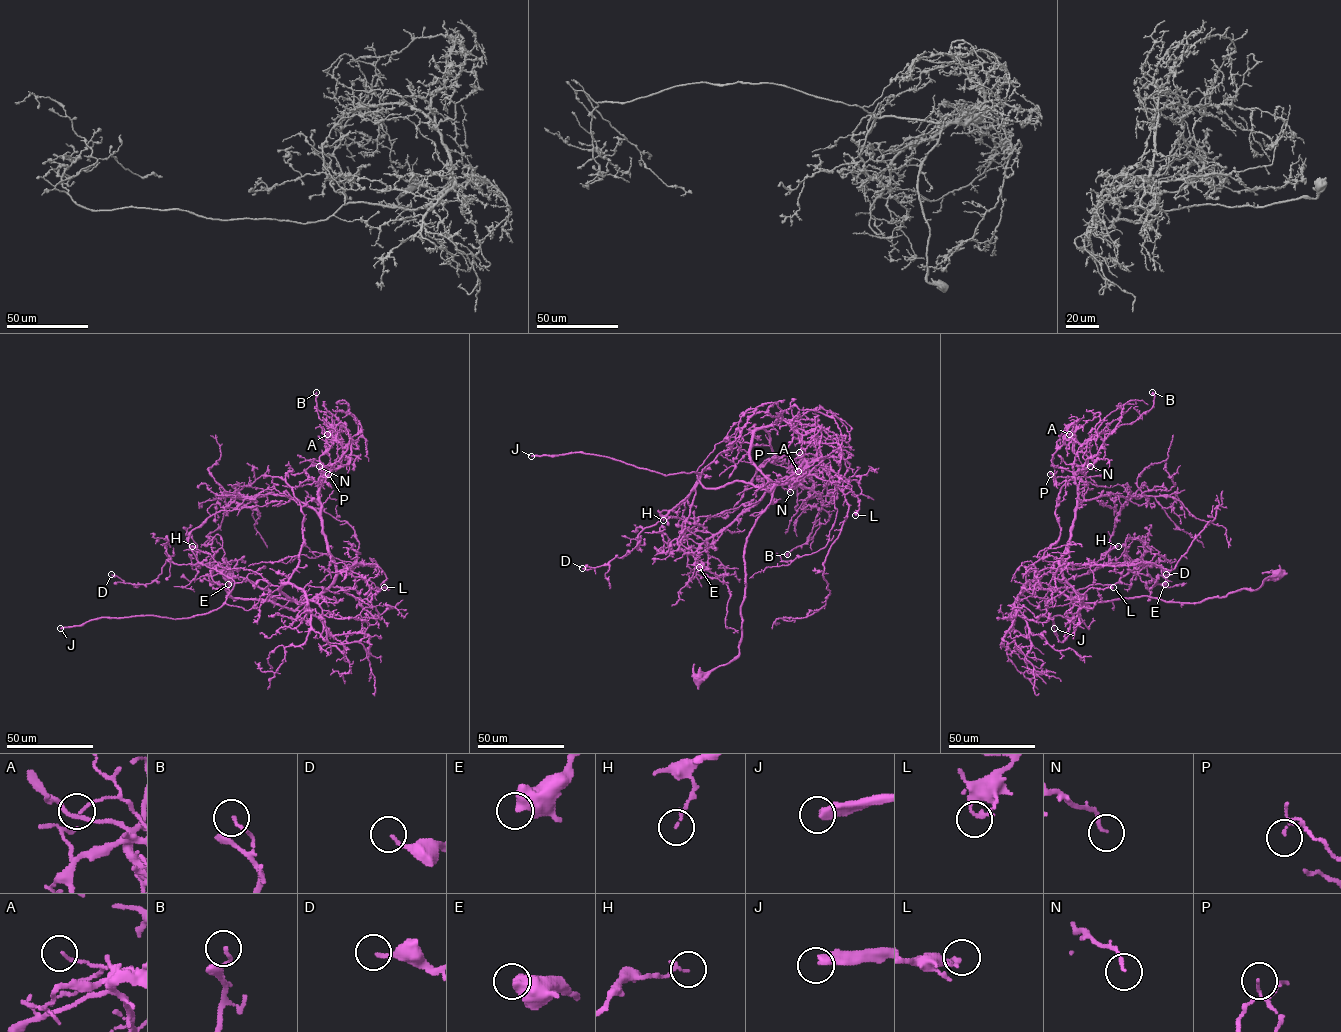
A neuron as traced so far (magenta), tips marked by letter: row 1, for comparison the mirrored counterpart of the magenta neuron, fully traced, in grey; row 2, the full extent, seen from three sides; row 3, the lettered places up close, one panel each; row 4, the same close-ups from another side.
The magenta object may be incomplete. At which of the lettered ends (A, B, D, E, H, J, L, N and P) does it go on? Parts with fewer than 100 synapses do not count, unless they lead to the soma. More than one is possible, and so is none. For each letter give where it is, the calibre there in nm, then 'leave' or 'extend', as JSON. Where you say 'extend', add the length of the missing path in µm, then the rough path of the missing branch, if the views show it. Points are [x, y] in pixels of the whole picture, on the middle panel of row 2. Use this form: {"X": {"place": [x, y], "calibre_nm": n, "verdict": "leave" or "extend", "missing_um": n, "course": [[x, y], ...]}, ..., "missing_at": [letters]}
{"A": {"place": [798, 471], "calibre_nm": 100, "verdict": "leave"}, "B": {"place": [787, 554], "calibre_nm": 110, "verdict": "leave"}, "D": {"place": [582, 568], "calibre_nm": 160, "verdict": "leave"}, "E": {"place": [699, 567], "calibre_nm": 650, "verdict": "leave"}, "H": {"place": [663, 520], "calibre_nm": 110, "verdict": "leave"}, "J": {"place": [531, 456], "calibre_nm": 420, "verdict": "extend", "missing_um": 250}, "L": {"place": [855, 515], "calibre_nm": 240, "verdict": "leave"}, "N": {"place": [790, 492], "calibre_nm": 130, "verdict": "leave"}, "P": {"place": [799, 452], "calibre_nm": 90, "verdict": "leave"}, "missing_at": ["J"]}

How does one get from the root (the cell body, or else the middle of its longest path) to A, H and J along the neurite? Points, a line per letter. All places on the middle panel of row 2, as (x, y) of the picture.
A: (698, 679), (738, 654), (746, 537), (774, 488), (792, 481), (805, 462), (790, 480), (813, 489), (798, 471)
H: (698, 679), (738, 654), (746, 537), (769, 503), (775, 485), (751, 460), (750, 444), (736, 441), (663, 520)
J: (698, 679), (738, 654), (746, 537), (774, 487), (705, 488), (694, 472), (664, 475), (580, 452), (531, 456)

